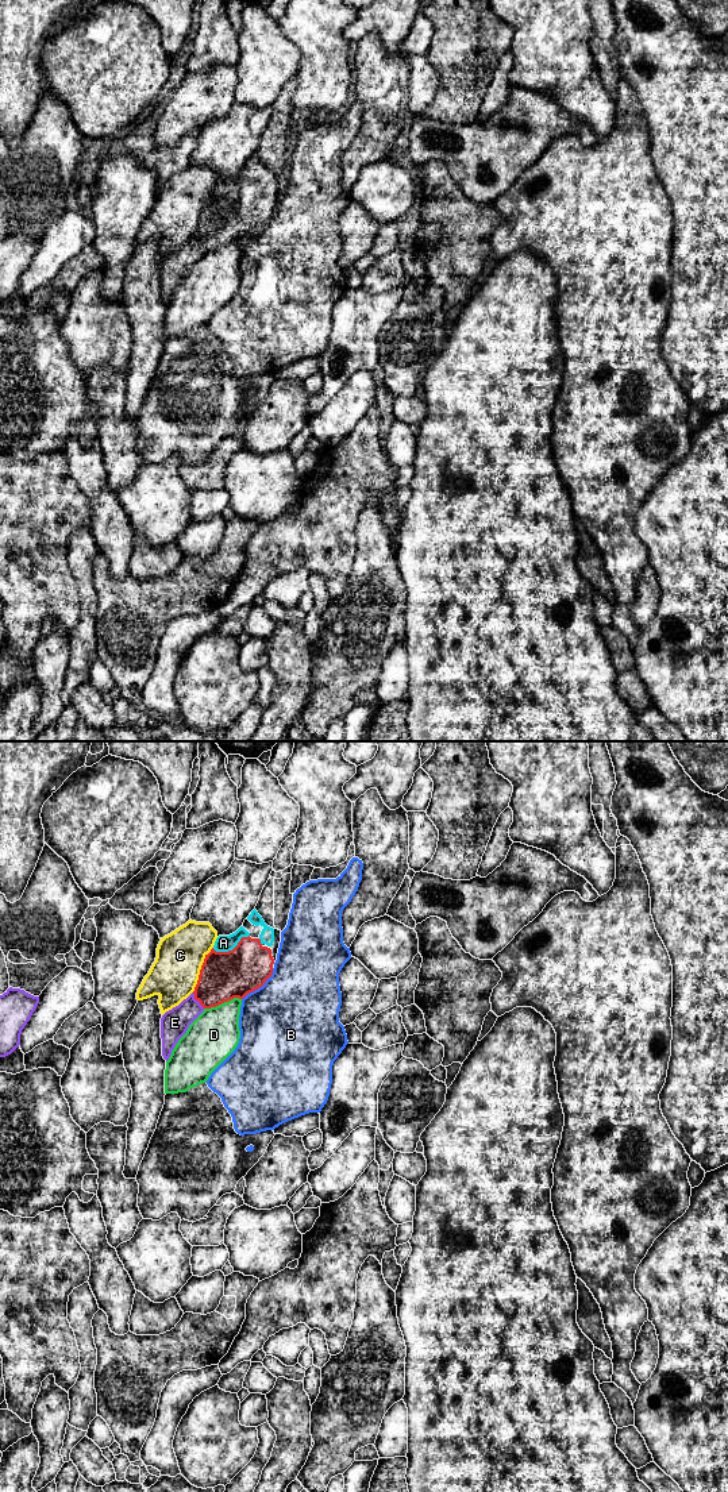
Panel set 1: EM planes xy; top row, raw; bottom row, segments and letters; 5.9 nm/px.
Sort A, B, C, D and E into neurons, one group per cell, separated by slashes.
A / B / C / D / E

